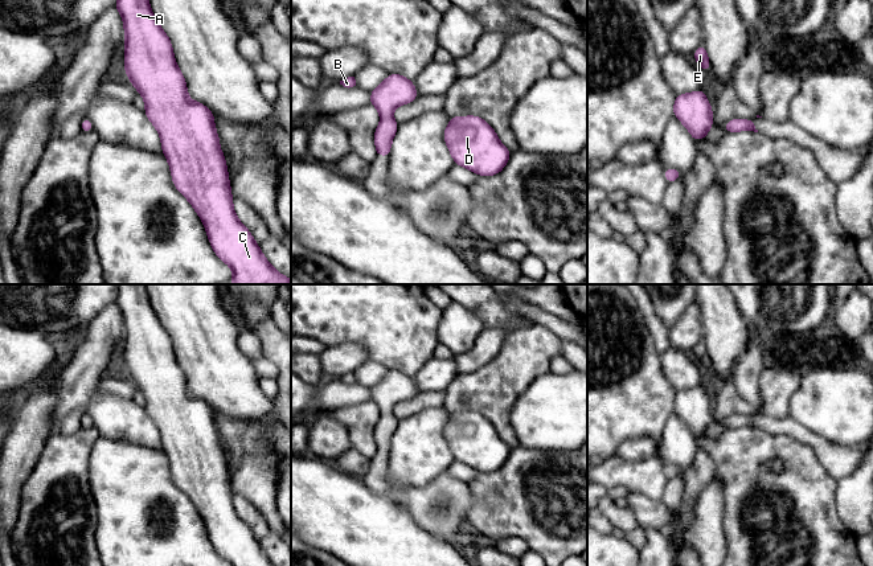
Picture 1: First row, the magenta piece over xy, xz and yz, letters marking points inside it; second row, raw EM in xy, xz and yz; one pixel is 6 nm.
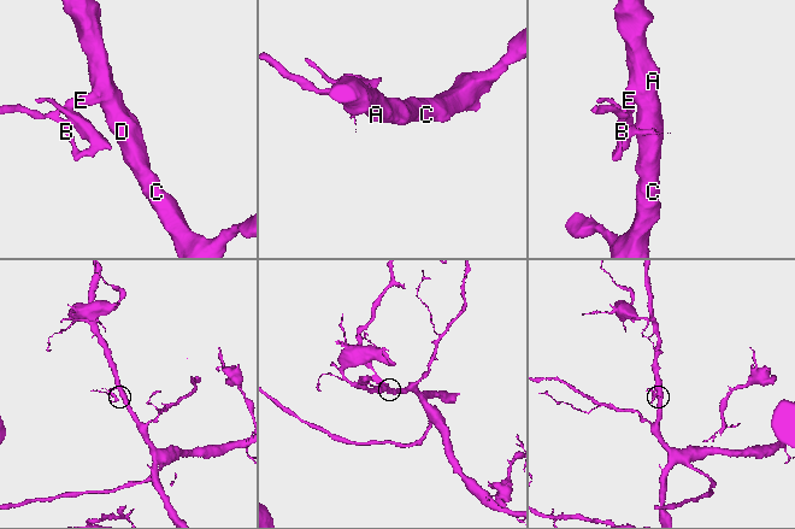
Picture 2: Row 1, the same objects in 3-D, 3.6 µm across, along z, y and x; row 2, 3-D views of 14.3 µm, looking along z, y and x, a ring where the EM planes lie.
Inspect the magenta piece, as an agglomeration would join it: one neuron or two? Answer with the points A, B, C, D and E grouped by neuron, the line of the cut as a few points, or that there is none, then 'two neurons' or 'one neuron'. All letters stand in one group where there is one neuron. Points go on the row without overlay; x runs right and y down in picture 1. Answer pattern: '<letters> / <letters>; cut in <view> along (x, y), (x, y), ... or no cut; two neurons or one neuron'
A B C D E; no cut; one neuron

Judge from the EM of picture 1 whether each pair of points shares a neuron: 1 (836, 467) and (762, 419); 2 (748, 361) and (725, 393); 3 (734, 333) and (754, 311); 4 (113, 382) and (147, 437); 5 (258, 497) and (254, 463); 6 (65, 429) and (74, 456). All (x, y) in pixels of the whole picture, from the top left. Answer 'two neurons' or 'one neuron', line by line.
1: one neuron
2: two neurons
3: two neurons
4: two neurons
5: one neuron
6: two neurons

